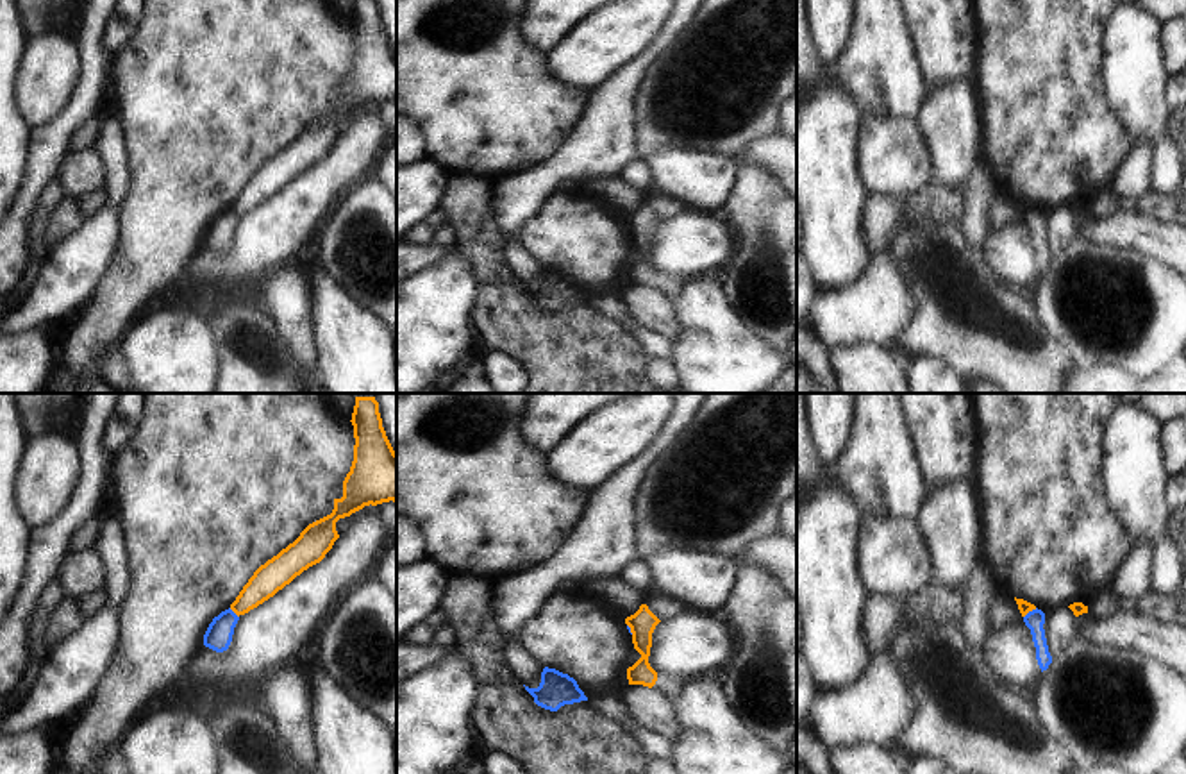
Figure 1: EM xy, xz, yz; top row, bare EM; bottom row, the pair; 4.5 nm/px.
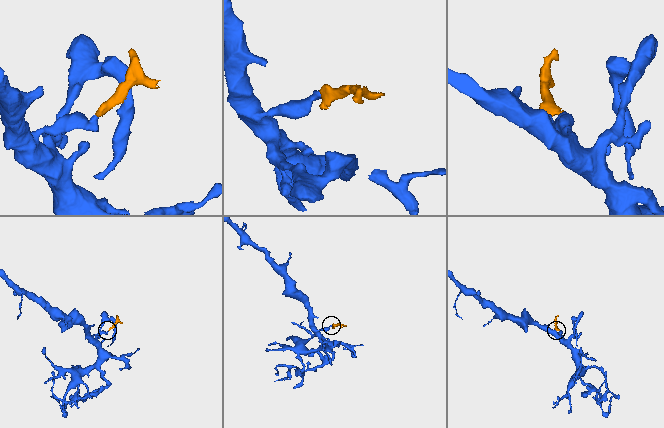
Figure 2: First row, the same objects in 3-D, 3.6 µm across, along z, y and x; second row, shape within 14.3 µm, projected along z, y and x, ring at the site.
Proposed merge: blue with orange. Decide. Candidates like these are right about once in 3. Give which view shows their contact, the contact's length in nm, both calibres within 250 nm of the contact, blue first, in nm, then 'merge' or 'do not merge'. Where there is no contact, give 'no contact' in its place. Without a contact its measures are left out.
yz | 80 nm | 90/60 nm | do not merge

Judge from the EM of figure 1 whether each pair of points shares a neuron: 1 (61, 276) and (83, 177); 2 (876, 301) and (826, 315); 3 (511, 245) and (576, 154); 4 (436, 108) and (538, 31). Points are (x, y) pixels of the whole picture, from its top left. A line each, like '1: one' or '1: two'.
1: two
2: one
3: one
4: two

